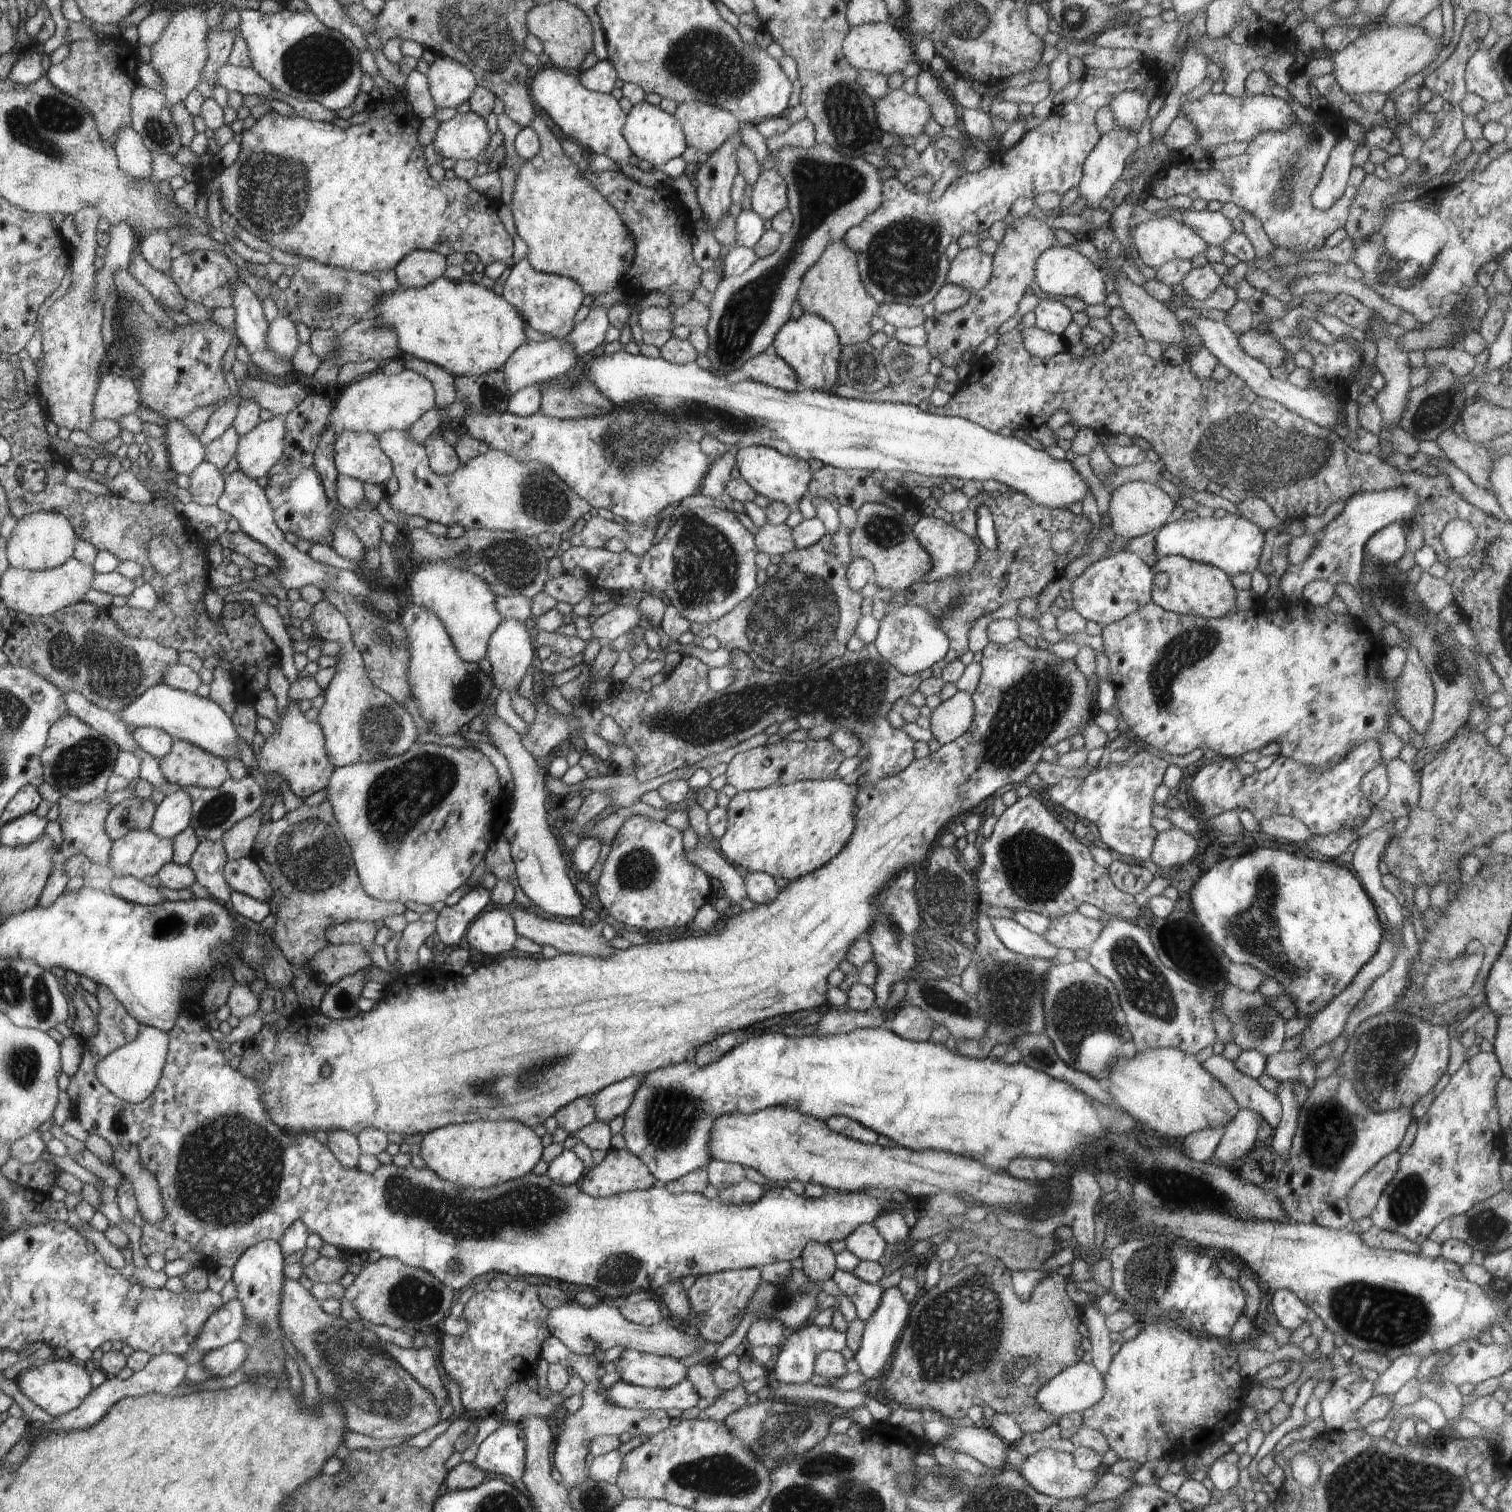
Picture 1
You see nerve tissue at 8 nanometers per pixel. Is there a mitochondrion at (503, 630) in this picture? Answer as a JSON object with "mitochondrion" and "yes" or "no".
{"mitochondrion":"no"}

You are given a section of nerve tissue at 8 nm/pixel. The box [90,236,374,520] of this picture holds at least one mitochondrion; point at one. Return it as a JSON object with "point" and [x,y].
{"point":[134,325]}

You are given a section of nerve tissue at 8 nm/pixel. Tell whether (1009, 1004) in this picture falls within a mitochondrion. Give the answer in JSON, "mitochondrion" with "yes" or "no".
{"mitochondrion":"yes"}

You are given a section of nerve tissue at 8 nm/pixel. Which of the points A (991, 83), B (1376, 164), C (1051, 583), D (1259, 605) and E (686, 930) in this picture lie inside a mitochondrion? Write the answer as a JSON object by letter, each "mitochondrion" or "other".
{"A":"other","B":"other","C":"other","D":"other","E":"other"}

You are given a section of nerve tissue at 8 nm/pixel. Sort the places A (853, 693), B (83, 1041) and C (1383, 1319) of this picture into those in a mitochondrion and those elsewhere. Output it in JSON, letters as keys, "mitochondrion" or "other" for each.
{"A":"mitochondrion","B":"other","C":"mitochondrion"}

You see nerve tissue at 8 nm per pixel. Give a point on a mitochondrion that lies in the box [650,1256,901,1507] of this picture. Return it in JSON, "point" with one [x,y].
{"point":[716,1475]}

